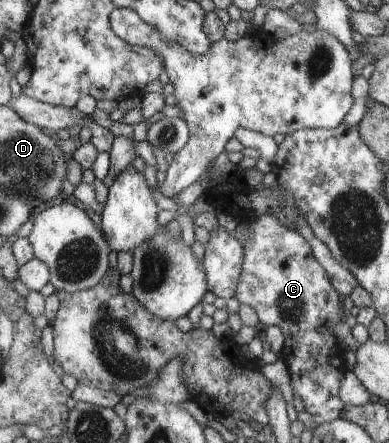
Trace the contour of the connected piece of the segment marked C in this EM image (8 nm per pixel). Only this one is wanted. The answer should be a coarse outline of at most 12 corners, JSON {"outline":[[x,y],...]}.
{"outline":[[256,214],[236,299],[284,333],[290,386],[341,417],[342,297],[295,228]]}

